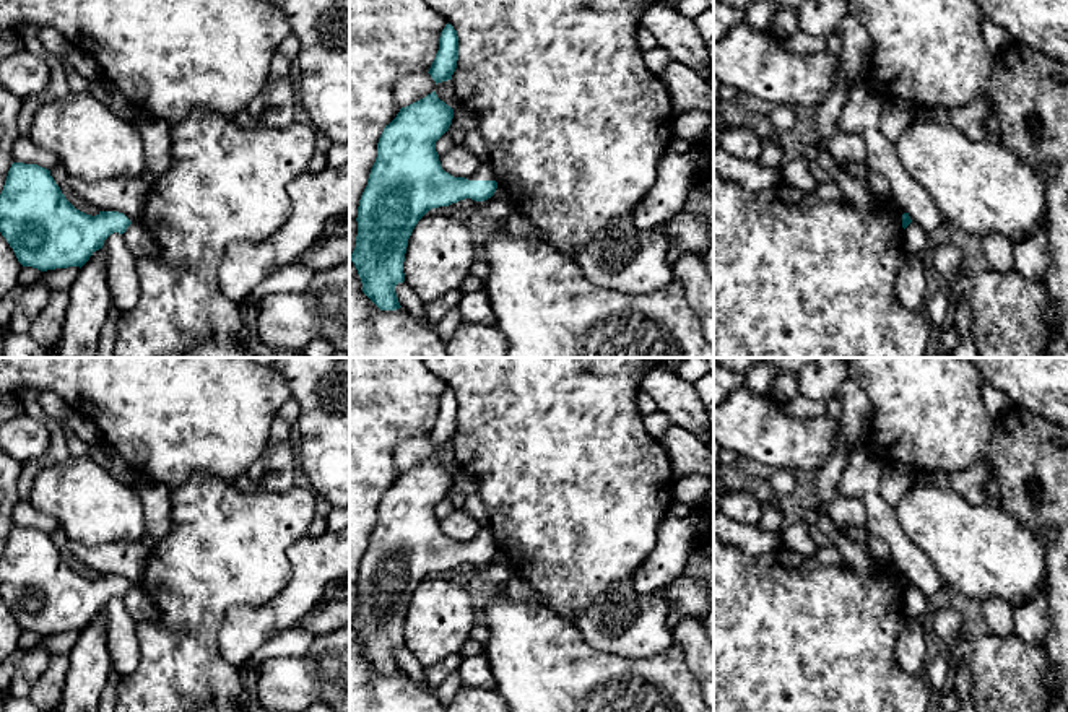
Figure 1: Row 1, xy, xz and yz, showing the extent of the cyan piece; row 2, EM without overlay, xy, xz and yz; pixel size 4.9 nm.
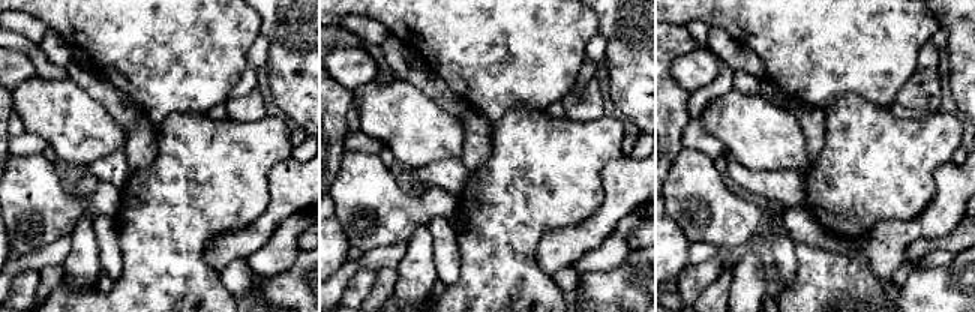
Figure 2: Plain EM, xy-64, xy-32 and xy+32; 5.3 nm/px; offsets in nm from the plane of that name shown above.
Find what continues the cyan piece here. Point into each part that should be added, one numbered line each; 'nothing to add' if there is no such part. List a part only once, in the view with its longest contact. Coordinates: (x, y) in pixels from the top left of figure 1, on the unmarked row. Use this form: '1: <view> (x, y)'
1: xz (483, 535)

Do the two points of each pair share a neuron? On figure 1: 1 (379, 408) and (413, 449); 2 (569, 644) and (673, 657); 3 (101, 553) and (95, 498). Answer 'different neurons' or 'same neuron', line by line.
1: different neurons
2: same neuron
3: different neurons

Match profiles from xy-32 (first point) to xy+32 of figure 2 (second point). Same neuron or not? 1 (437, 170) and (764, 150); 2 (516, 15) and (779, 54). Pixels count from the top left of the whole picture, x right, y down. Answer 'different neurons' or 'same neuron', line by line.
1: different neurons
2: same neuron

